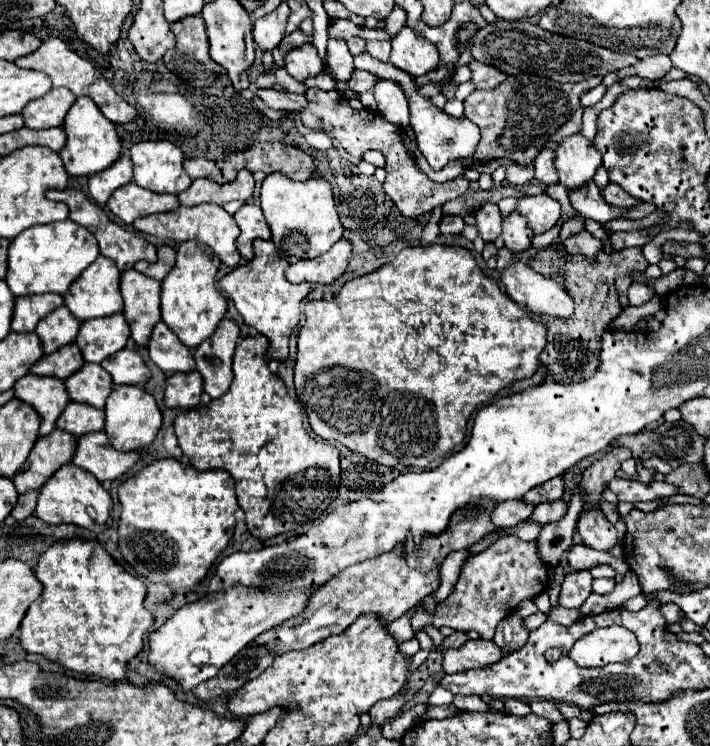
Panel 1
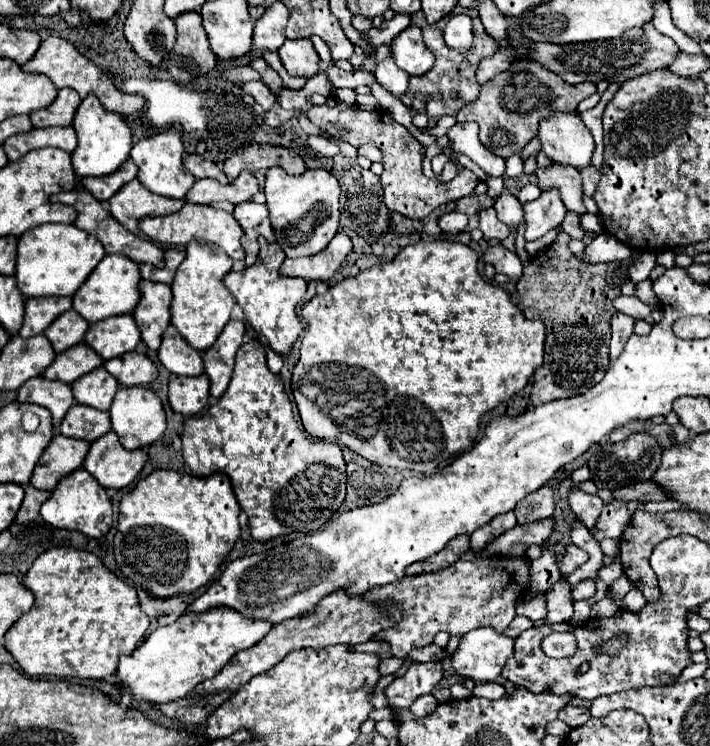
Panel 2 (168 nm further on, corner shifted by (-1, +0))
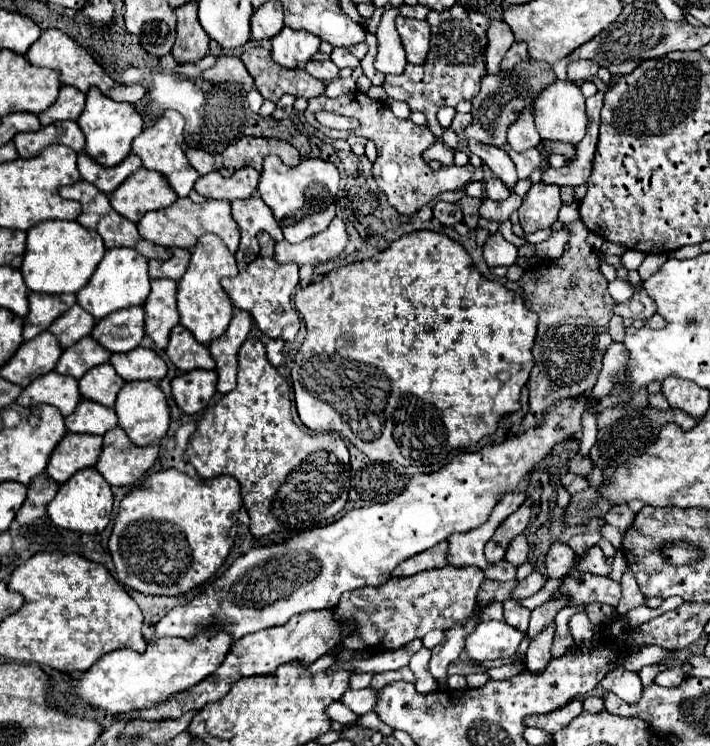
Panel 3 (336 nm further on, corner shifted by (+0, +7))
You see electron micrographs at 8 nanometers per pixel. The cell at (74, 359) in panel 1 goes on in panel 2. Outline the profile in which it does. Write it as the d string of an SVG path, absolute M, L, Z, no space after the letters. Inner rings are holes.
M81 342L57 354L53 364L49 364L49 368L43 372L43 376L49 380L61 380L71 384L101 364L103 364L101 356L97 356L97 352L93 352L87 344Z

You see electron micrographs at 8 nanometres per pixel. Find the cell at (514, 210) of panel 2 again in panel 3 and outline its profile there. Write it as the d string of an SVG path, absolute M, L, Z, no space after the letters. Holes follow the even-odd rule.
M486 177L484 179L484 193L488 199L504 201L510 195L510 189L498 177Z

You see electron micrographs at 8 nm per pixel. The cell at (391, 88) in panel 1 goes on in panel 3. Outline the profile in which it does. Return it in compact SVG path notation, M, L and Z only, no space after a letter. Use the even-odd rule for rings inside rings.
M390 7L384 11L384 17L376 29L378 37L378 57L376 57L376 69L384 75L398 75L404 71L406 57L402 41L394 29L394 19L398 17L398 7Z

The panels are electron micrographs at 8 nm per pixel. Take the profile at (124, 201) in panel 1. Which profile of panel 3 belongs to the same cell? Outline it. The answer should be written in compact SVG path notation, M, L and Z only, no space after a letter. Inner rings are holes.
M144 167L132 173L124 185L120 185L110 195L112 209L134 223L138 223L144 213L164 209L174 201L176 193L172 193L172 187L168 181L164 181L164 175L148 171Z

